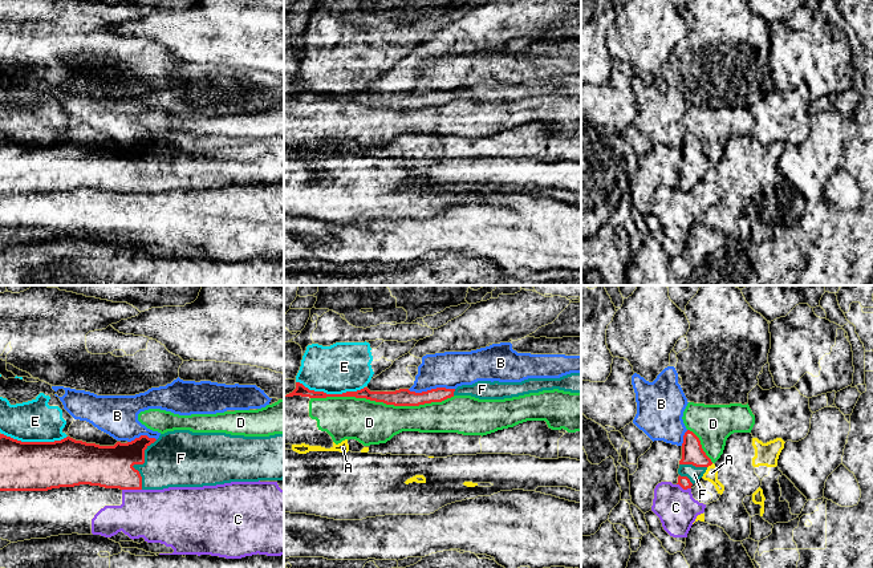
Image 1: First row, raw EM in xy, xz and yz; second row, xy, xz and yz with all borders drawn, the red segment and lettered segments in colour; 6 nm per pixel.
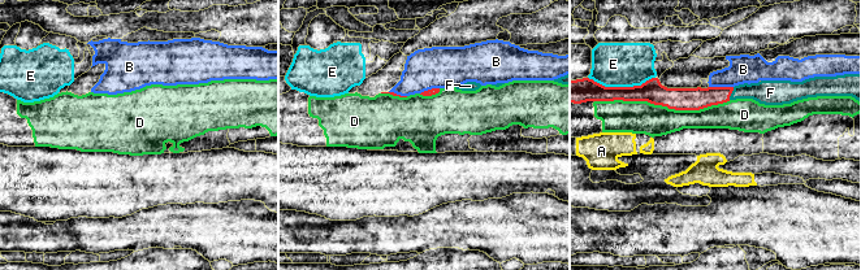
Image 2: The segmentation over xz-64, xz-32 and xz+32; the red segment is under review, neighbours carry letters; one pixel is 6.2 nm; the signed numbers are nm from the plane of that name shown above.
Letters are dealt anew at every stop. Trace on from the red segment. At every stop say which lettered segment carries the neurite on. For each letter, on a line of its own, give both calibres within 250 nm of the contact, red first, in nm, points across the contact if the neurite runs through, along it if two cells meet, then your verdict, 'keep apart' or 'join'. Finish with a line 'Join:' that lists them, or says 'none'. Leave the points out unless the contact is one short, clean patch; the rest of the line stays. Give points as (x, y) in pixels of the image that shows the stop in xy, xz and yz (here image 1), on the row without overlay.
A: 130/80 nm | keep apart
B: 110/220 nm | along xz (454, 90), (431, 90), (421, 94), (410, 94), (407, 92) | keep apart
C: 260/320 nm | along xy (122, 191), (141, 193) | keep apart
D: 110/260 nm | keep apart
E: 70/300 nm | along xz (296, 84), (309, 92), (327, 96), (356, 94), (364, 90) | keep apart
F: 260/340 nm | across xy (106, 169), (138, 166), (162, 166), (178, 161) | join
Join: F

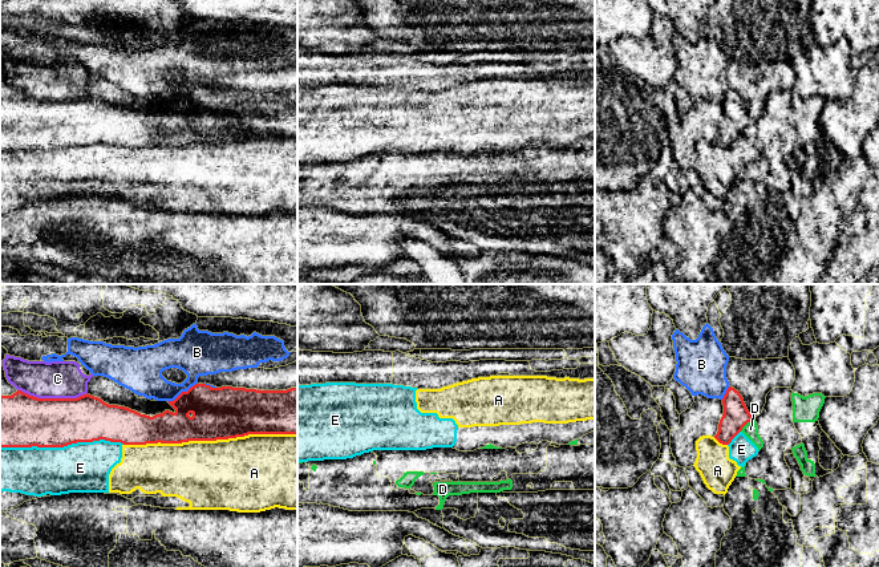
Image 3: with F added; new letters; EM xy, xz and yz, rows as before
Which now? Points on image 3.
A: 320/440 nm | keep apart
B: 300/280 nm | keep apart
C: 320/220 nm | along xy (17, 92), (37, 100), (79, 100), (86, 96) | keep apart
D: 160/90 nm | keep apart
E: 300/300 nm | keep apart
Join: none

